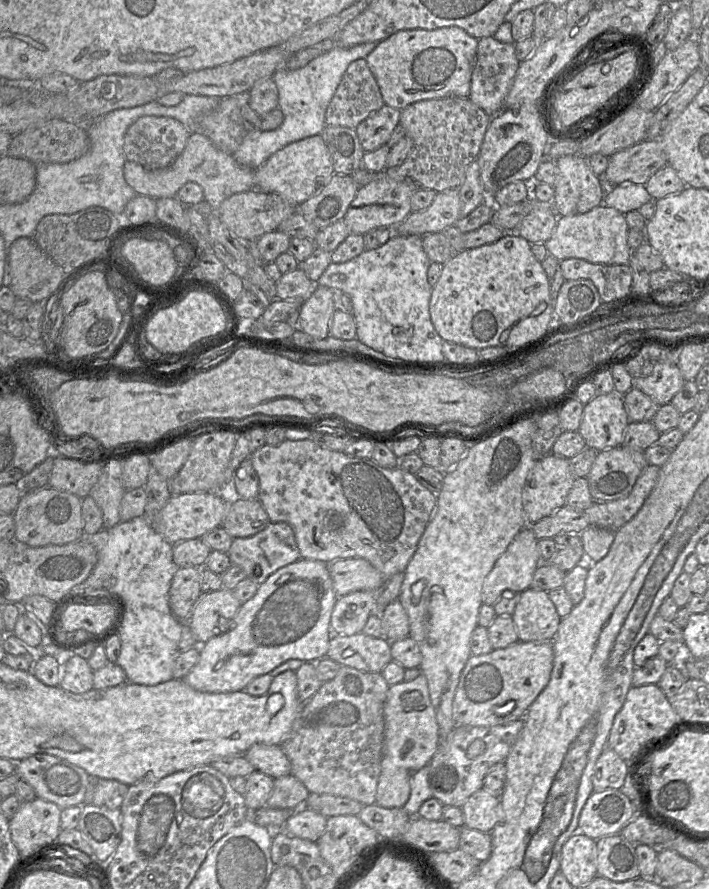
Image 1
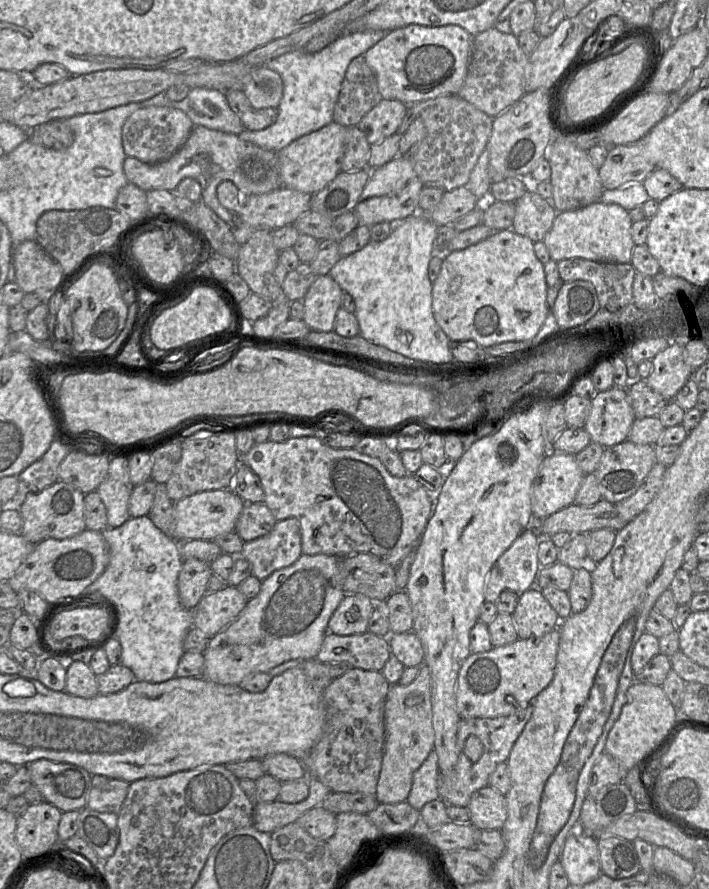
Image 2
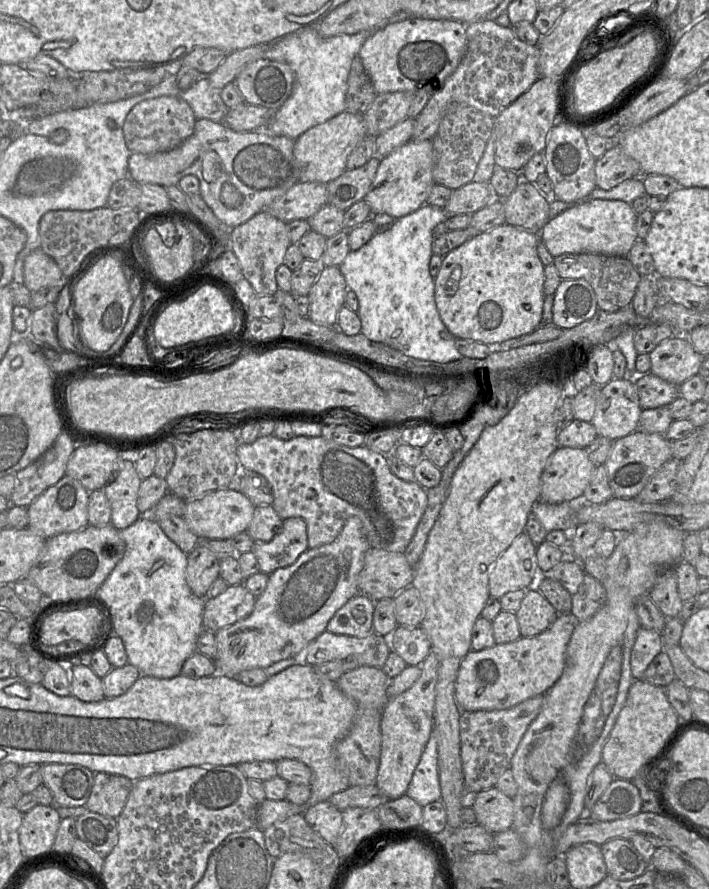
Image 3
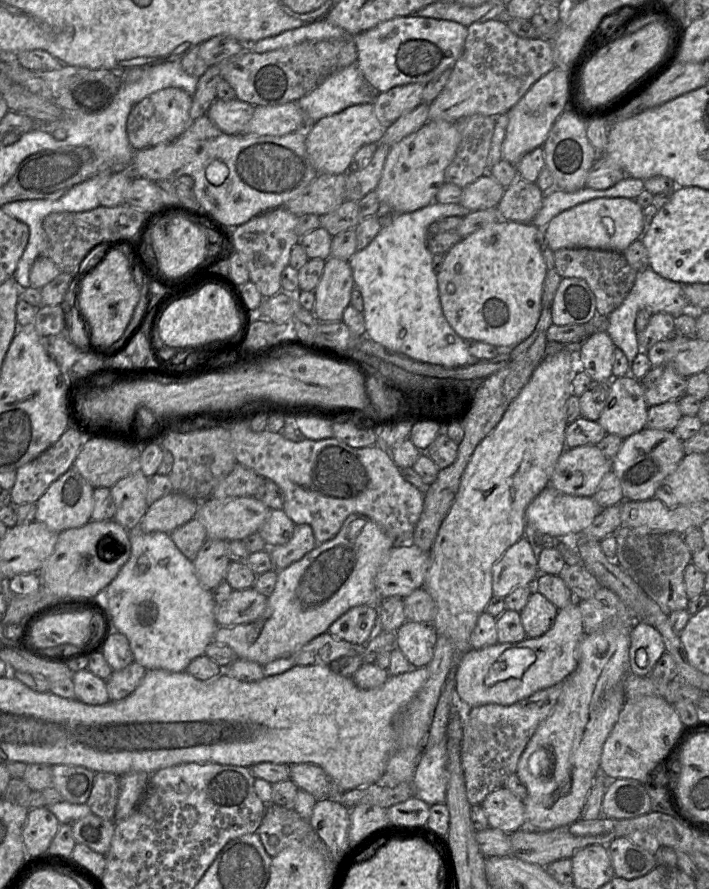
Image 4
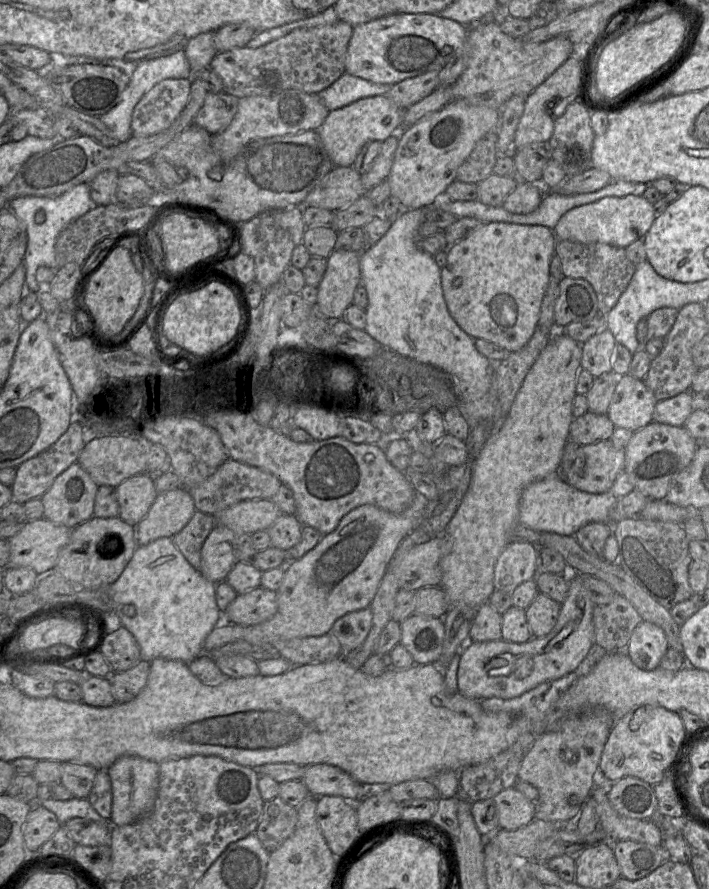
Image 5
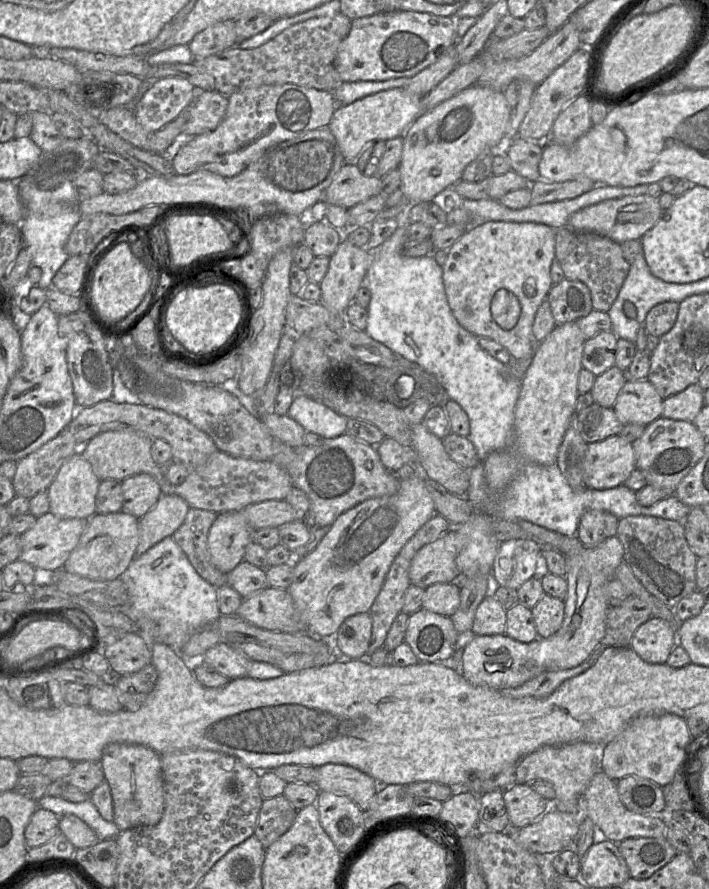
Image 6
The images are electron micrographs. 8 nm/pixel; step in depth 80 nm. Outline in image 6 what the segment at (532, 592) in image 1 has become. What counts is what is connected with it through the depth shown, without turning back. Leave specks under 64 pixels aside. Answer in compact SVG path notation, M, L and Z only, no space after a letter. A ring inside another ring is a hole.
M545 593L539 602L531 608L538 638L547 638L562 626L565 614L564 600Z

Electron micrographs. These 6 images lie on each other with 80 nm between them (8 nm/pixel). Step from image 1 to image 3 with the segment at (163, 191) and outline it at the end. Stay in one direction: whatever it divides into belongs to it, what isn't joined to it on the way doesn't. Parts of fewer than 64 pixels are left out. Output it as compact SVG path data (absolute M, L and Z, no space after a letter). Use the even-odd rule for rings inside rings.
M196 119L193 134L178 147L155 154L131 153L128 158L128 175L138 184L156 184L162 187L178 185L186 175L196 176L202 199L225 228L230 230L265 209L274 199L299 182L293 155L295 140L272 135L267 130L236 132L223 122Z

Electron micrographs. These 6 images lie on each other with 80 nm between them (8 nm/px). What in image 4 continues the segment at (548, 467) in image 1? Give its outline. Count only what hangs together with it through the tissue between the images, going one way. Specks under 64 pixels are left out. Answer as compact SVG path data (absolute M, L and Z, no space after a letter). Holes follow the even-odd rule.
M596 445L566 448L555 465L549 485L565 494L592 497L608 471L612 471L612 459L608 459Z

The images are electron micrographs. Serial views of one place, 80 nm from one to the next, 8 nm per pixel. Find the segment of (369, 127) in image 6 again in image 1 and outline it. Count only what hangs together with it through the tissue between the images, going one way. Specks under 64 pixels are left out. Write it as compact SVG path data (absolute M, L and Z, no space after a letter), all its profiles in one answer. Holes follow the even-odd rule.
M316 134L286 145L257 167L254 172L255 187L300 205L319 193L333 174L331 154L322 136Z

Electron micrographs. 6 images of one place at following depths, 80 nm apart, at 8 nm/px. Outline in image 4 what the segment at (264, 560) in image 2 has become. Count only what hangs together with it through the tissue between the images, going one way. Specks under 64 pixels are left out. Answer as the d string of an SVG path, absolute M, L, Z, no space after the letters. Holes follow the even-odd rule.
M295 524L292 538L284 545L267 545L273 569L280 571L316 547L312 528L308 524Z

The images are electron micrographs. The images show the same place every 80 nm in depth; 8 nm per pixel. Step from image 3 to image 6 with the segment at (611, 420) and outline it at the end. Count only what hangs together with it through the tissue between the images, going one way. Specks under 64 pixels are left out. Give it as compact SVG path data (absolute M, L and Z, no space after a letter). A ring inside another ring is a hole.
M627 378L612 408L624 425L648 425L661 417L663 400L649 380Z

